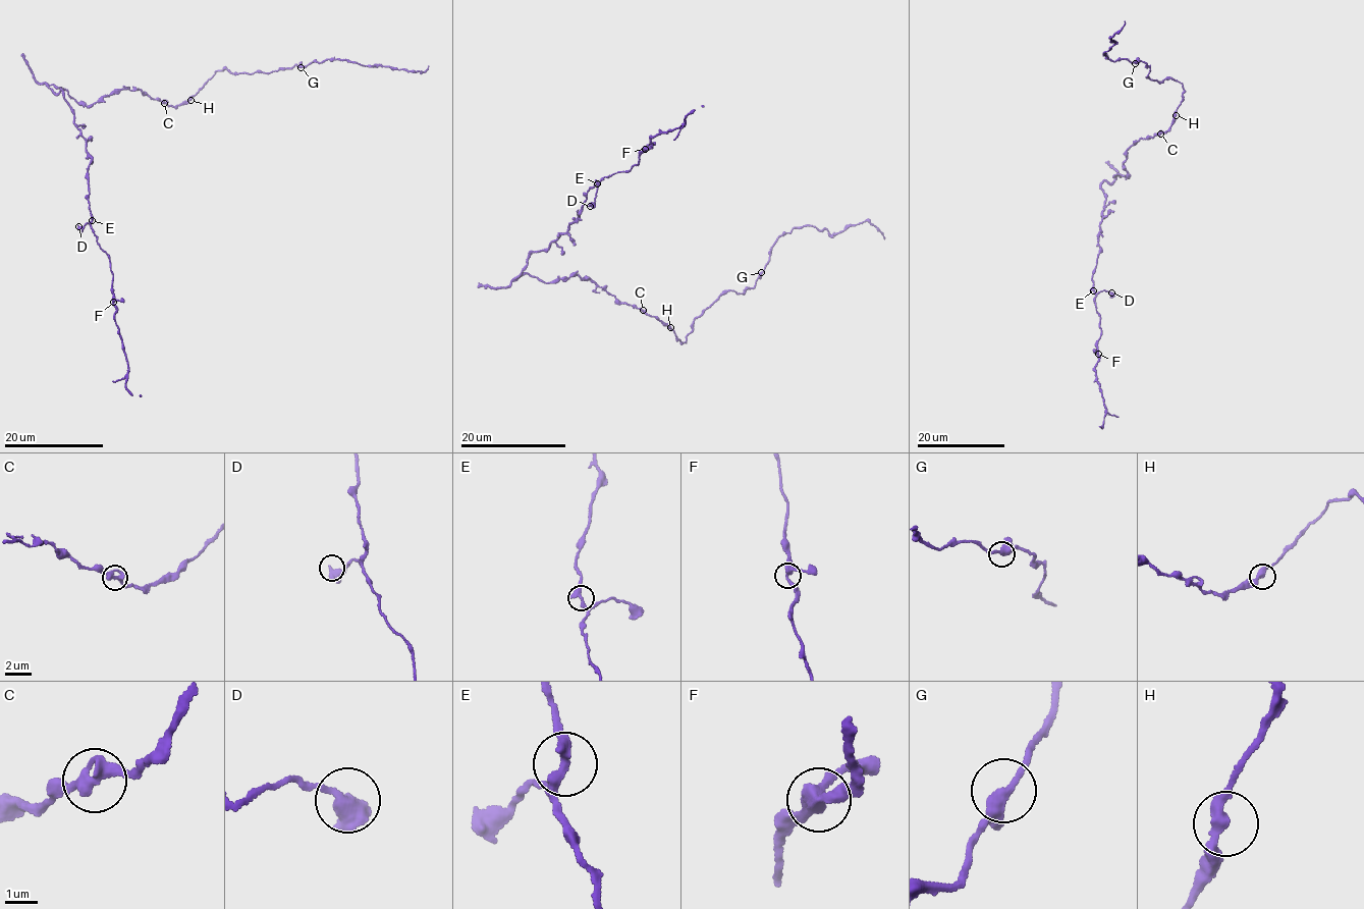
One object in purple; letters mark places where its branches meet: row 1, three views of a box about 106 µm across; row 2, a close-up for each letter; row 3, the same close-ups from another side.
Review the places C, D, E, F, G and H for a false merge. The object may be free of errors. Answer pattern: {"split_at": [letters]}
{"split_at": []}

